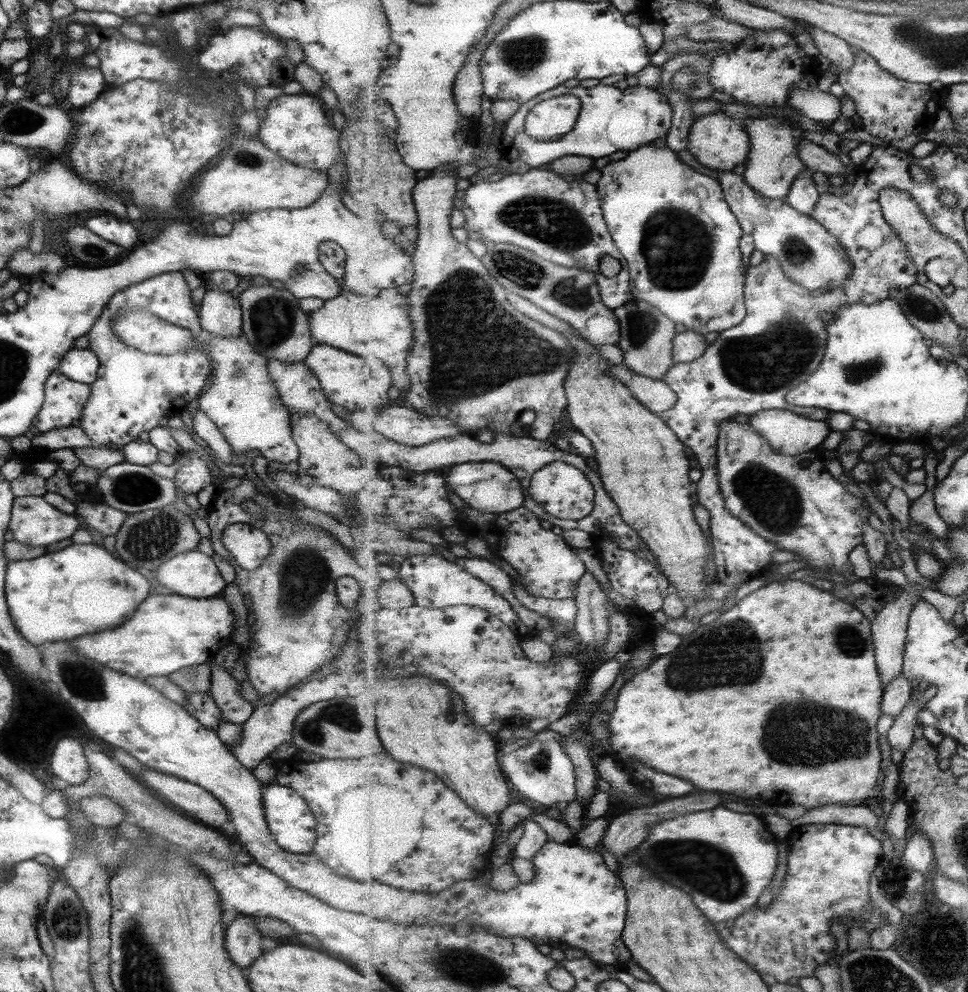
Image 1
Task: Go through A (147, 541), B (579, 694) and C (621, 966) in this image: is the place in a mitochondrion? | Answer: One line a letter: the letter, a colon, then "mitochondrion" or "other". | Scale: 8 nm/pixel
A: mitochondrion
B: other
C: other

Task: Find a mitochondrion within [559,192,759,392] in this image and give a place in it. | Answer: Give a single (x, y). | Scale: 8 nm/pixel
(670, 238)

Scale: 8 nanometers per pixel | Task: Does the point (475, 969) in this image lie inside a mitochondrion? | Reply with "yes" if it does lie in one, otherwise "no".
yes

